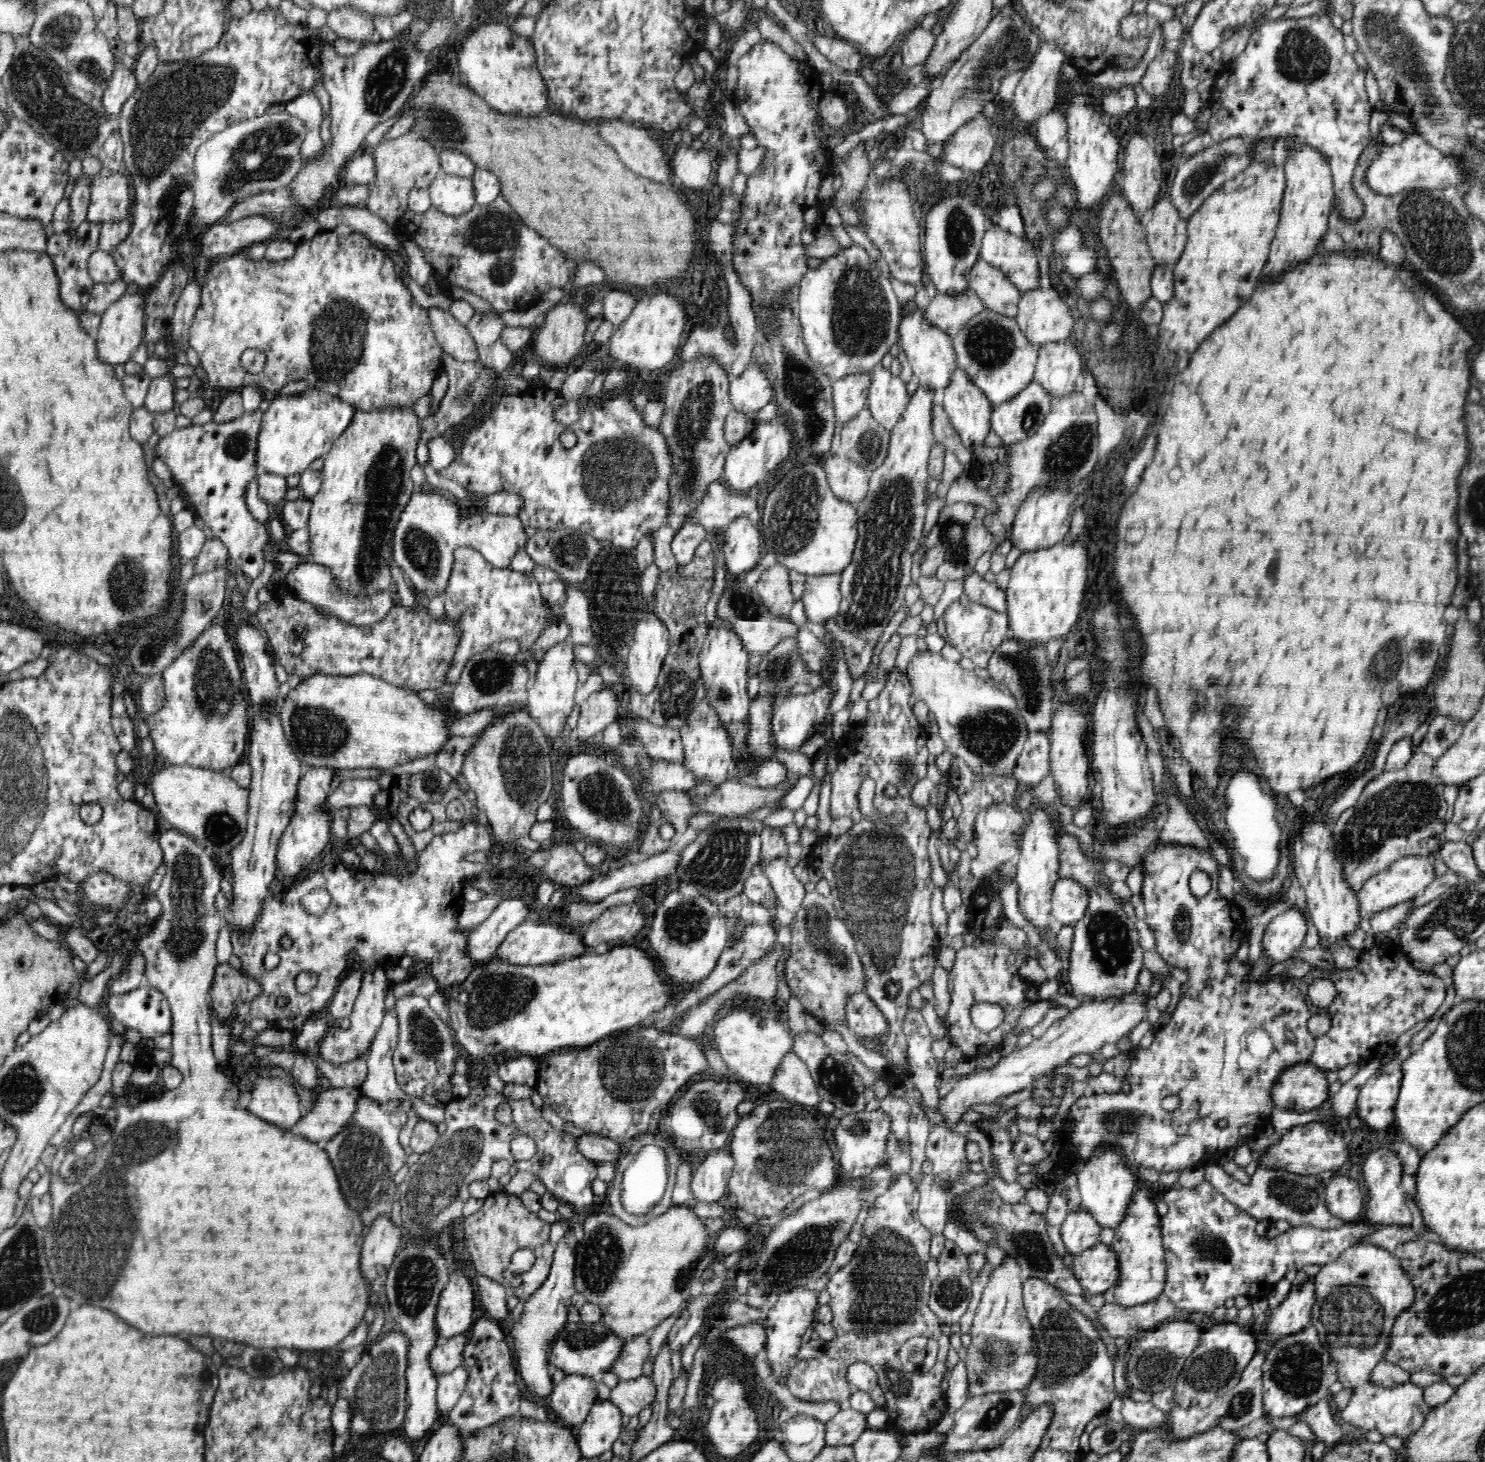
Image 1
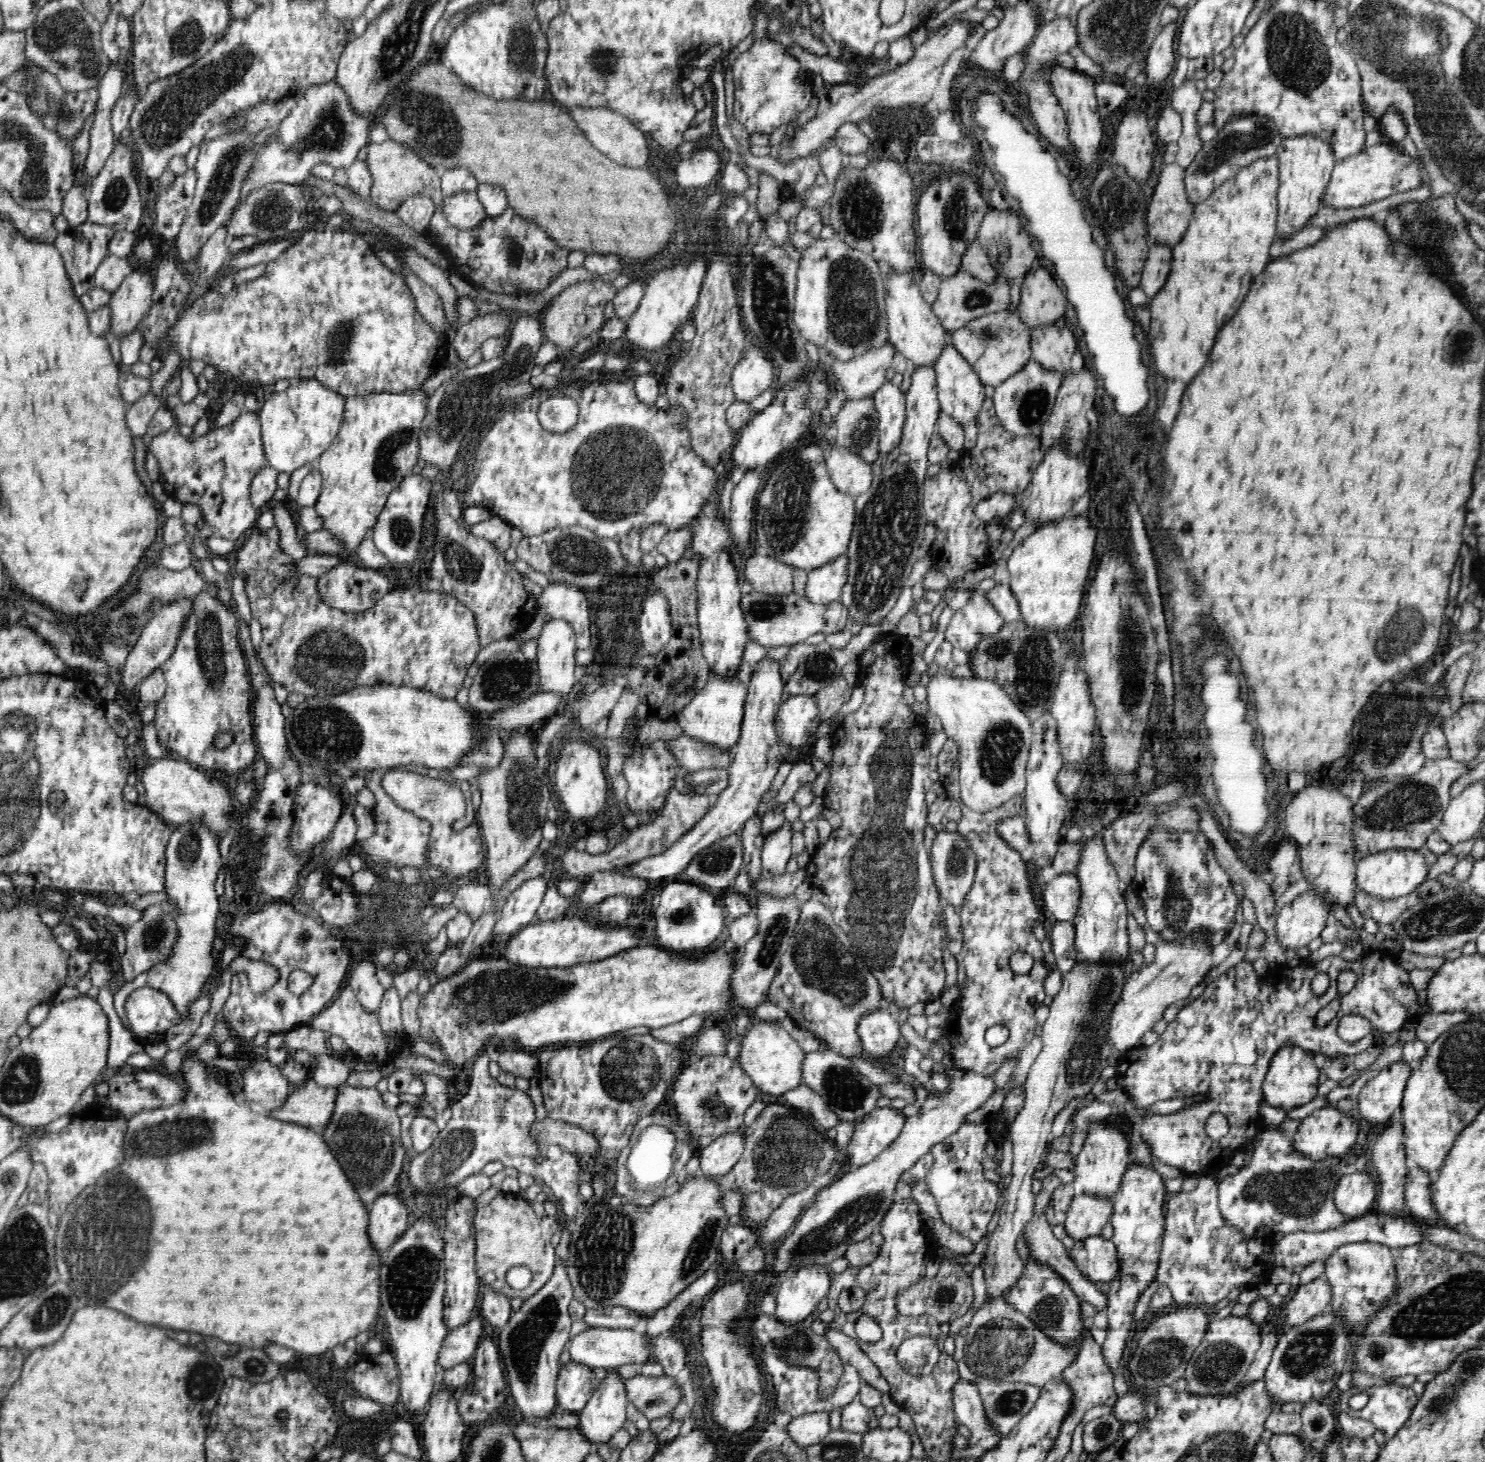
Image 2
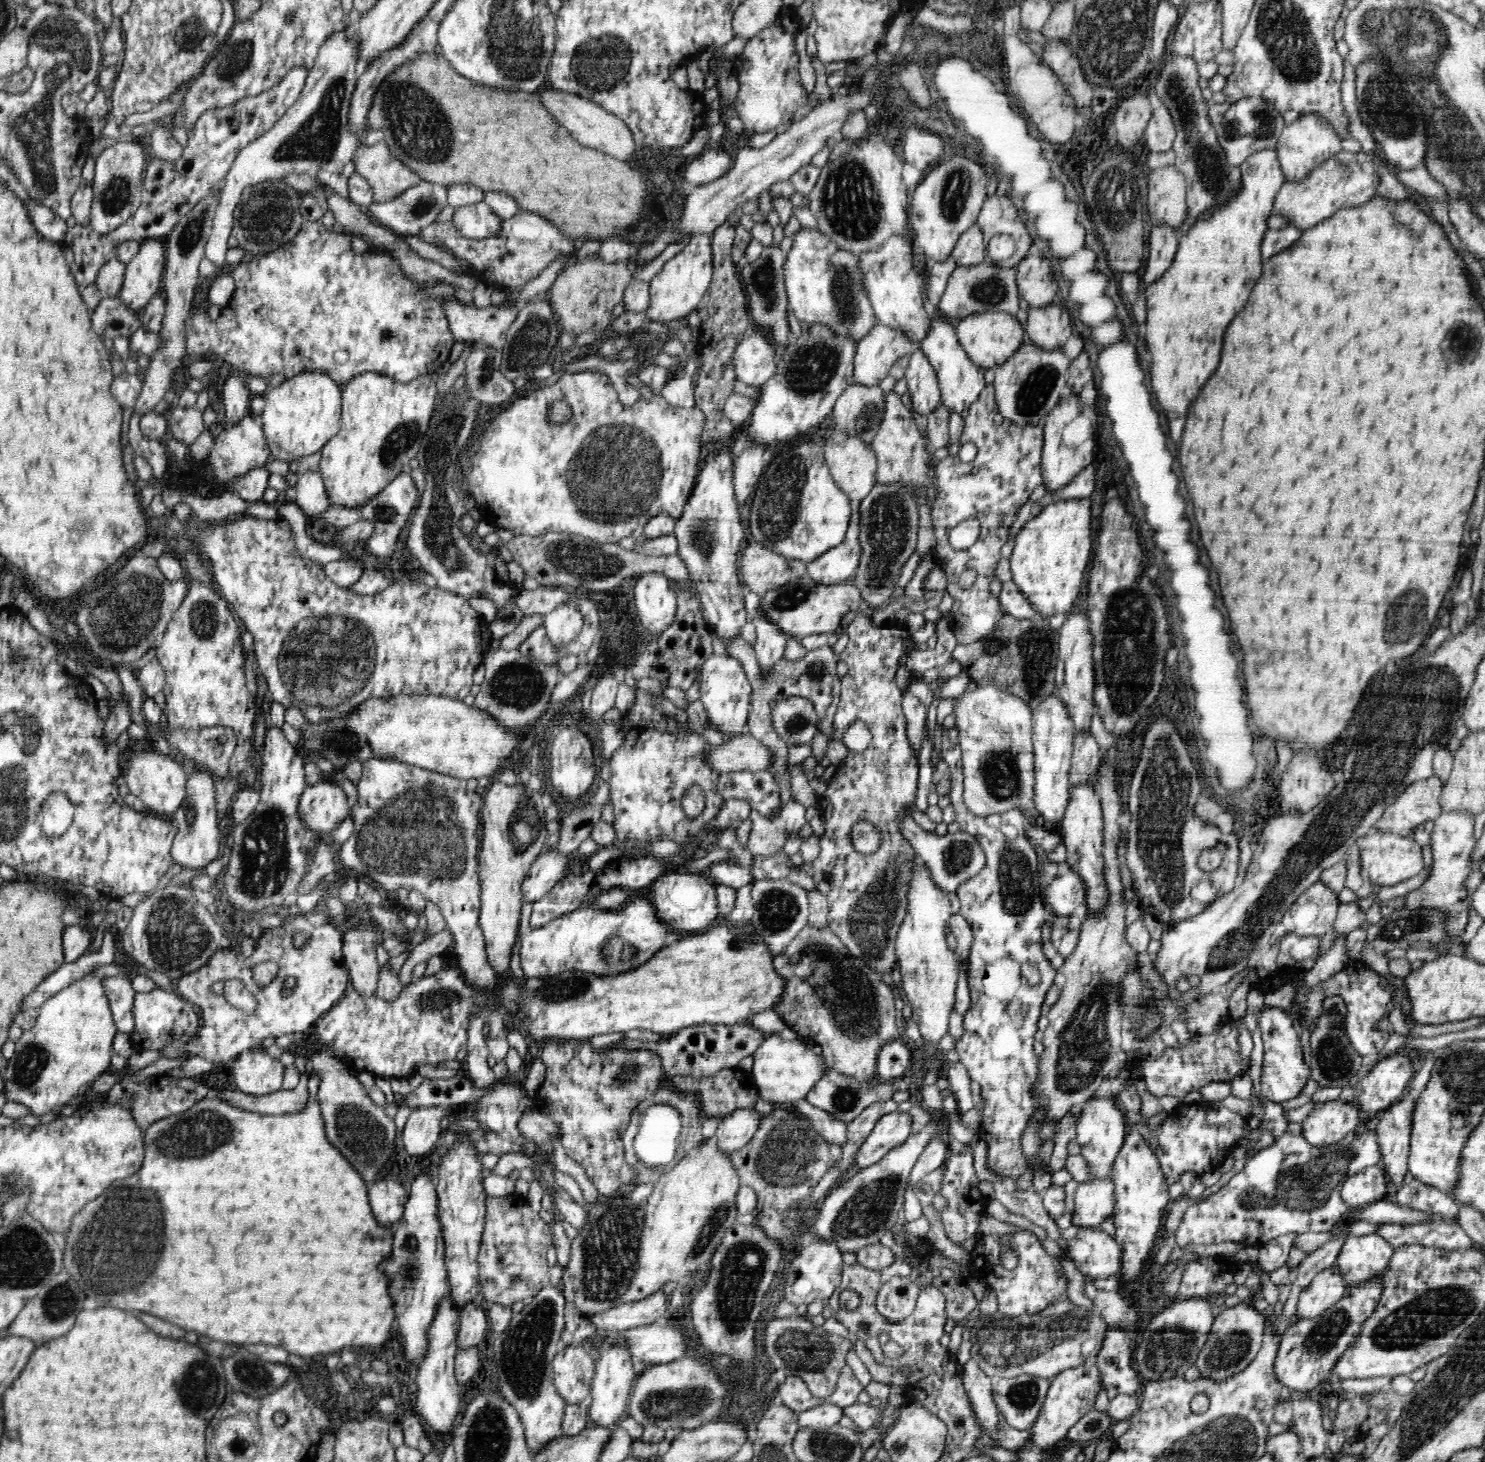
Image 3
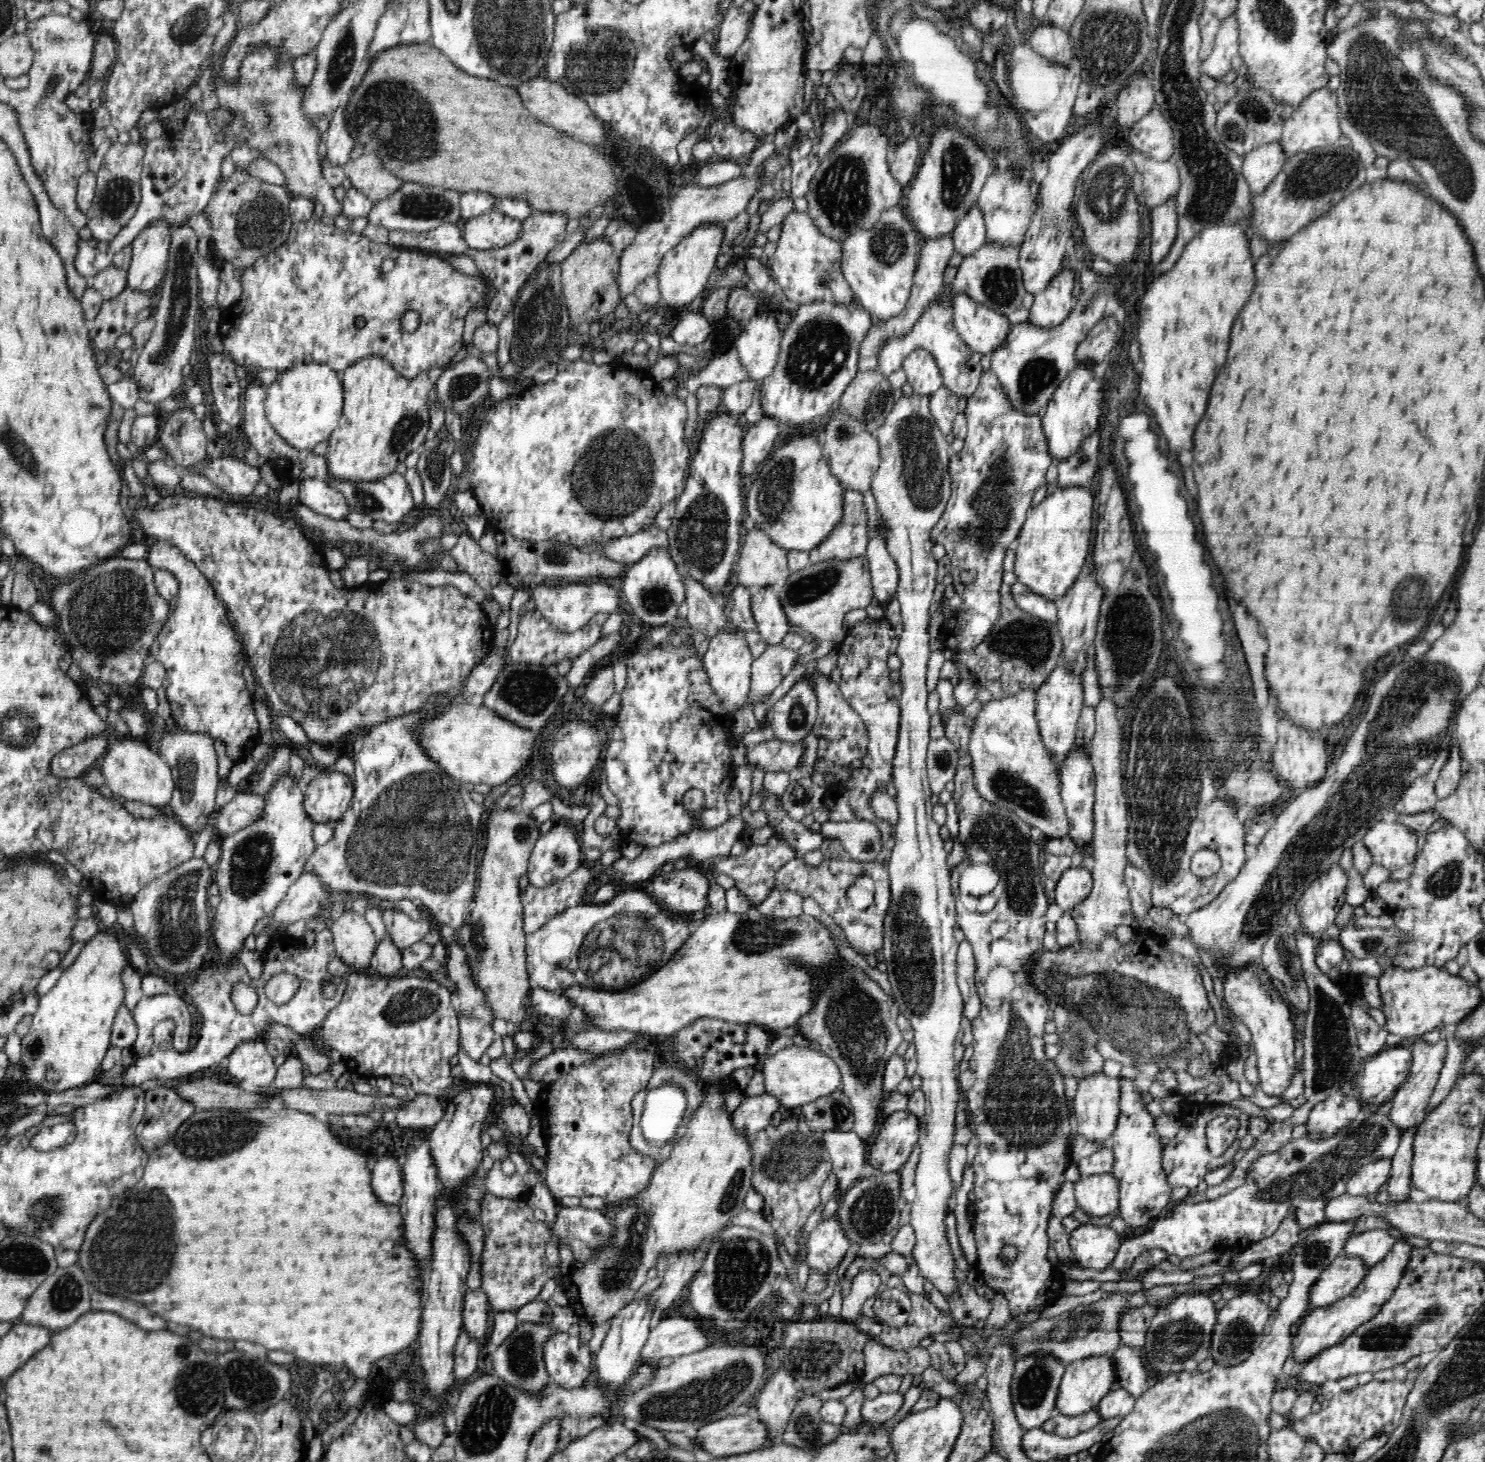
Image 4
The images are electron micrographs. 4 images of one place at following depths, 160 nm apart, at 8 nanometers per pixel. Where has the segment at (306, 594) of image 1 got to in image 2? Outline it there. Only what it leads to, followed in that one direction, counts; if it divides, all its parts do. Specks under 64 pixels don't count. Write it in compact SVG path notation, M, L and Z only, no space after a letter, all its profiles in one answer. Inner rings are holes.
M344 564L330 568L326 574L320 574L316 577L316 583L318 583L318 593L326 605L354 614L360 614L372 608L383 596L388 594L388 588L390 588L390 582L386 576L382 576L368 567L359 570L355 566L344 566Z

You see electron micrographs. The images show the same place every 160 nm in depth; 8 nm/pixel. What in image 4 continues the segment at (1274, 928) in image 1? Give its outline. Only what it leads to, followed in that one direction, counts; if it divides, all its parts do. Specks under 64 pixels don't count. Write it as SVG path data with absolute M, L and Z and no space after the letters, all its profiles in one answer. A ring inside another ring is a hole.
M1334 864L1326 873L1312 882L1308 890L1300 896L1298 914L1302 918L1302 926L1308 932L1324 934L1335 923L1338 912L1346 901L1348 875Z

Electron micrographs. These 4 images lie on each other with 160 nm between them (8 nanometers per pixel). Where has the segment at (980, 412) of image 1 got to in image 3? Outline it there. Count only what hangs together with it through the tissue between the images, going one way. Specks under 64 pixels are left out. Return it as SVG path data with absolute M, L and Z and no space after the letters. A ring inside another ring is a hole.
M934 312L930 333L927 334L926 340L919 348L928 357L932 368L936 371L942 405L948 408L951 413L965 414L966 408L970 408L976 402L987 384L984 381L984 370L980 366L972 364L968 353L961 348L956 334L955 322Z

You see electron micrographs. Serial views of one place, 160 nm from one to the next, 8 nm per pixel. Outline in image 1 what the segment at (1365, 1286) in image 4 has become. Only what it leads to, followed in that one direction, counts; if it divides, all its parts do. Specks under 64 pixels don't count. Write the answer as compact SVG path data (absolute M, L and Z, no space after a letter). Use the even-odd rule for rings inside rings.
M1310 1325L1302 1332L1279 1338L1266 1353L1263 1365L1263 1410L1268 1416L1288 1416L1305 1412L1321 1399L1331 1400L1330 1386L1337 1381L1337 1366L1320 1344Z

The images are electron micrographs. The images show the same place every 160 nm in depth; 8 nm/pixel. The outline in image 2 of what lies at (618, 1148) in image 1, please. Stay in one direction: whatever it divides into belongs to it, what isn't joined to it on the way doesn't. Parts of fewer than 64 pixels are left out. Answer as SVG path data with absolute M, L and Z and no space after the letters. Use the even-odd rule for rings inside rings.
M550 1117L536 1119L531 1126L531 1135L541 1144L556 1144L574 1154L598 1156L599 1146L593 1134L564 1121L552 1120Z

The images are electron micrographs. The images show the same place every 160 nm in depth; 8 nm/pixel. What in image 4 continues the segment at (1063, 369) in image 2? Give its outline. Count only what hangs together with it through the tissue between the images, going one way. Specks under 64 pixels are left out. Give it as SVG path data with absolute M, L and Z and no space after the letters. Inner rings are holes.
M1066 266L1048 283L1046 289L1034 293L1034 301L1029 309L1029 324L1037 328L1054 329L1067 320L1075 305L1072 295L1078 286L1077 276L1072 268Z

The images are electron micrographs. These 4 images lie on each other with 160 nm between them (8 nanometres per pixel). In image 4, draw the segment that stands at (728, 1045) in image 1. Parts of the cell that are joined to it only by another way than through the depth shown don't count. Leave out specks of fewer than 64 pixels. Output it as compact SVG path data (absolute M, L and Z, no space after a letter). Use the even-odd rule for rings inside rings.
M796 1045L788 1046L774 1056L768 1056L762 1068L765 1080L765 1094L774 1096L780 1104L789 1109L796 1106L804 1106L808 1102L814 1102L830 1092L840 1088L840 1069L826 1053L814 1051L808 1047L801 1048Z

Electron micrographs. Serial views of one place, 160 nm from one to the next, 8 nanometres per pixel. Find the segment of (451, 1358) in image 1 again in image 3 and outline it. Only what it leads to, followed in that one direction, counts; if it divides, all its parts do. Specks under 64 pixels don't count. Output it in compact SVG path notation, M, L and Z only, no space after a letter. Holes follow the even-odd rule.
M481 1301L470 1302L462 1309L458 1309L459 1329L456 1334L456 1350L477 1347L486 1336L488 1328L487 1309Z

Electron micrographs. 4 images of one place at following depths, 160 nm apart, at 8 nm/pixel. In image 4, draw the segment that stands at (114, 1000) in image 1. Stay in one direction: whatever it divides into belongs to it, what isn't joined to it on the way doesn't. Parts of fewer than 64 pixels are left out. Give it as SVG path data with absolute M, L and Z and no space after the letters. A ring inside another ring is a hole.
M175 992L146 996L139 1000L132 1011L137 1025L137 1039L132 1046L137 1057L143 1057L152 1050L154 1027L162 1020L173 1020L174 1028L172 1046L174 1050L188 1050L188 1041L192 1034L191 1008Z

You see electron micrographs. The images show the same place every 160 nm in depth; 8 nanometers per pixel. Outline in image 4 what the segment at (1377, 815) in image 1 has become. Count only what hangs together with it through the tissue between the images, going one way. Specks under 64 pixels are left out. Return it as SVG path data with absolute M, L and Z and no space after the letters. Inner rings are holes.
M1447 750L1435 760L1435 764L1427 776L1413 777L1414 782L1399 796L1394 808L1397 816L1414 816L1416 813L1434 811L1438 800L1435 793L1435 780L1440 776L1440 770L1444 766Z

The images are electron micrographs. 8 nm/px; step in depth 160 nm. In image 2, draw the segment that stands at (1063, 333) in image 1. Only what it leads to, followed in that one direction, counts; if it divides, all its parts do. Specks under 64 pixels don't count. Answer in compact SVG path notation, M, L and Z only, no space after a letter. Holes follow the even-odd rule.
M1041 266L1024 276L1016 312L1028 328L1046 328L1063 322L1066 303L1059 281Z

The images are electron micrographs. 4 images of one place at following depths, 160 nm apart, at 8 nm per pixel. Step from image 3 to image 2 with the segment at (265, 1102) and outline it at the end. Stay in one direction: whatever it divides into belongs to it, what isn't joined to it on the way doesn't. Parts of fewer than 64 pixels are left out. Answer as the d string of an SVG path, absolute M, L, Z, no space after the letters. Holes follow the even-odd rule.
M308 1078L293 1089L282 1108L270 1110L269 1115L322 1133L331 1119L338 1090L340 1087L320 1086Z

